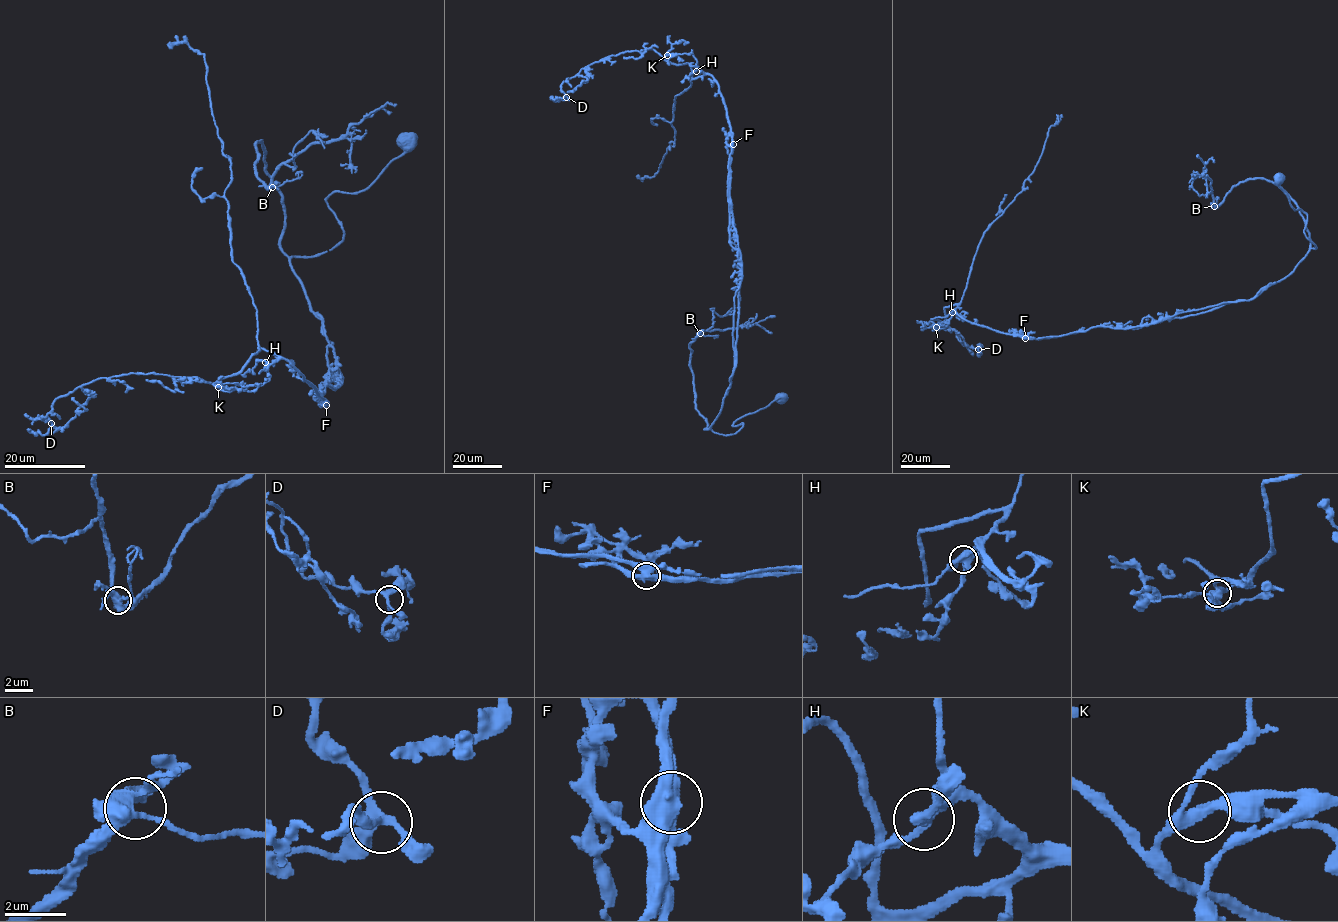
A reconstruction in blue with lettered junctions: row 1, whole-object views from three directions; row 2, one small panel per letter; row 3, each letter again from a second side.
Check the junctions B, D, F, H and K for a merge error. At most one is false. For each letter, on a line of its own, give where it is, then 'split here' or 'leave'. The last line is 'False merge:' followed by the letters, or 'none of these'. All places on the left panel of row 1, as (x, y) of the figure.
B: at (272, 187); leave
D: at (51, 423); leave
F: at (326, 405); split here
H: at (265, 362); leave
K: at (218, 387); leave
False merge: F

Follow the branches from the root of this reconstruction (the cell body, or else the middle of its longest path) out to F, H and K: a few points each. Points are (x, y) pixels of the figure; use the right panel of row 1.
F: (1278, 179), (1291, 205), (1307, 215), (1303, 232), (1316, 248), (1253, 298), (1130, 328), (1025, 338)
H: (1278, 179), (1307, 215), (1303, 232), (1316, 248), (1249, 300), (1039, 339), (952, 312)
K: (1278, 179), (1307, 215), (1303, 232), (1316, 248), (1249, 300), (1039, 339), (968, 321), (955, 304), (936, 327)

